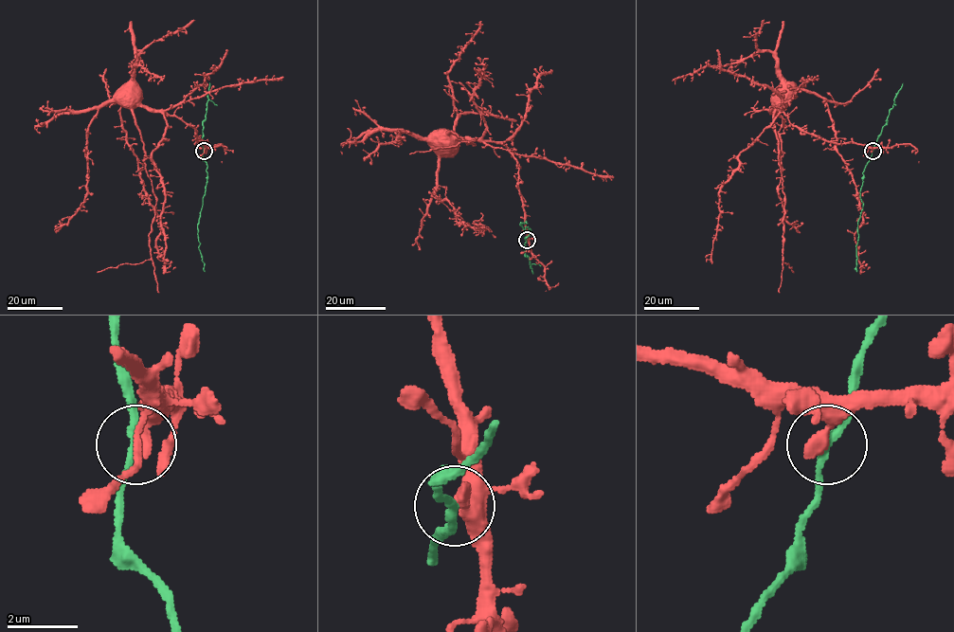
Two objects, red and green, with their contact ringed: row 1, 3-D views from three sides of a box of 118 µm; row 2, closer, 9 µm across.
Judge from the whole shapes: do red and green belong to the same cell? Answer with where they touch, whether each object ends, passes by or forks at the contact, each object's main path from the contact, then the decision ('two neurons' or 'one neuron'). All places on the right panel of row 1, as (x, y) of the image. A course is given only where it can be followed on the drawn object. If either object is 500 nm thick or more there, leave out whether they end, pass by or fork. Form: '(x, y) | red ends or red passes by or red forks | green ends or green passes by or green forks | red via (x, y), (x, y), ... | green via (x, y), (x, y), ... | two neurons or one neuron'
(872, 151) | red ends | green passes by | red via (872, 151), (866, 146), (821, 139), (800, 130), (790, 122), (775, 97) | green via (872, 151), (862, 172), (860, 191), (862, 209), (857, 225), (856, 271) | one neuron

